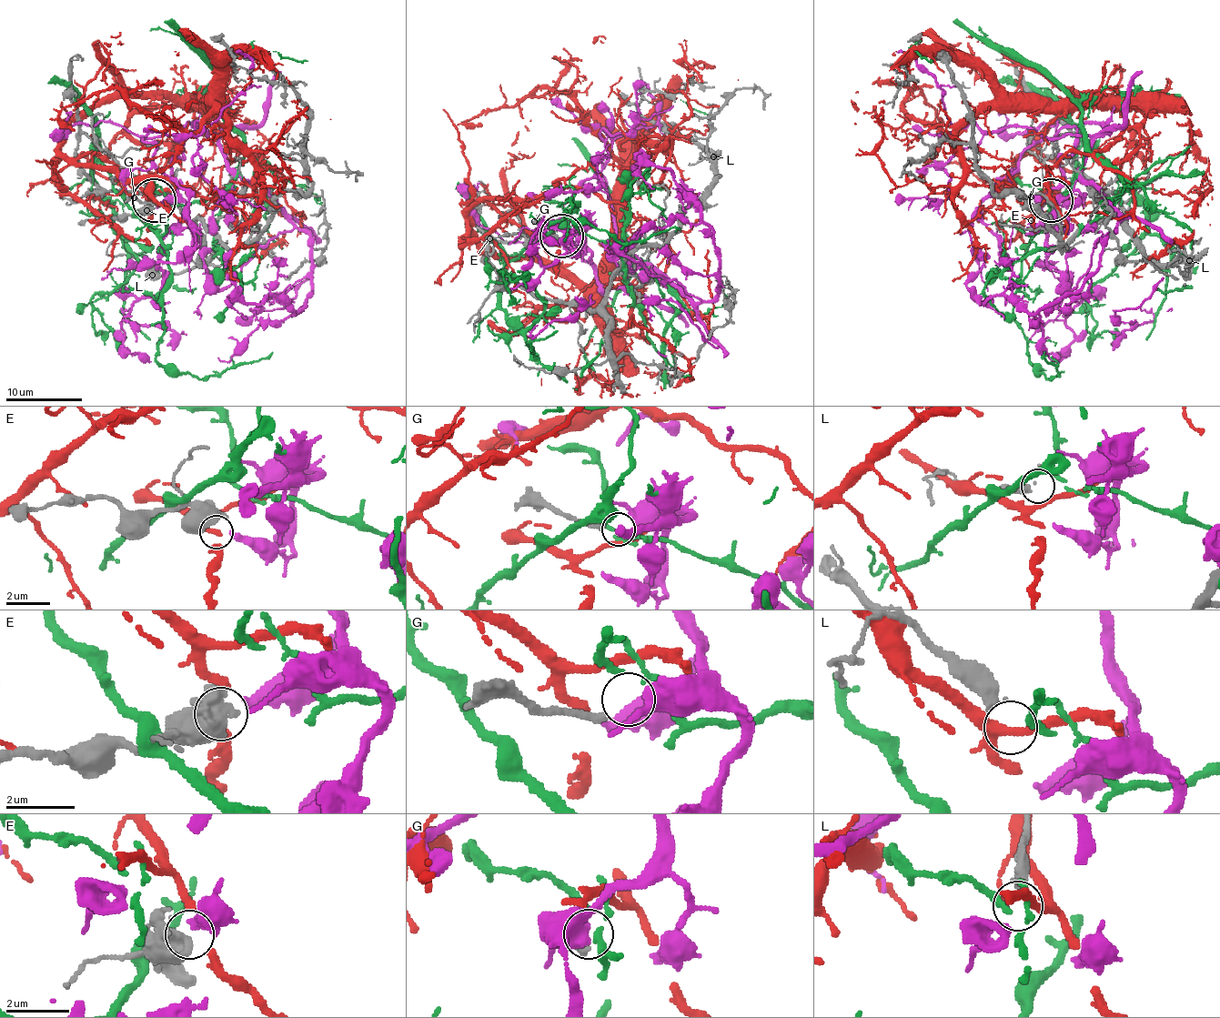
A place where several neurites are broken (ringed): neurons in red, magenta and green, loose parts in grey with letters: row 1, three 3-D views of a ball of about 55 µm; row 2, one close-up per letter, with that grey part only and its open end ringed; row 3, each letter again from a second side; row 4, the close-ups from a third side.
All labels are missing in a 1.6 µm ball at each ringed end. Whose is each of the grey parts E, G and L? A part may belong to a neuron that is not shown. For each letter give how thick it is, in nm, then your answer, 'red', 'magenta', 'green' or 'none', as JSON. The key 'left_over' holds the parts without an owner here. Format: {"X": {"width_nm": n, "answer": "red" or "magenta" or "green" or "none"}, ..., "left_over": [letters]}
{"E": {"width_nm": 440, "answer": "magenta"}, "G": {"width_nm": 220, "answer": "none"}, "L": {"width_nm": 400, "answer": "none"}, "left_over": ["G", "L"]}

